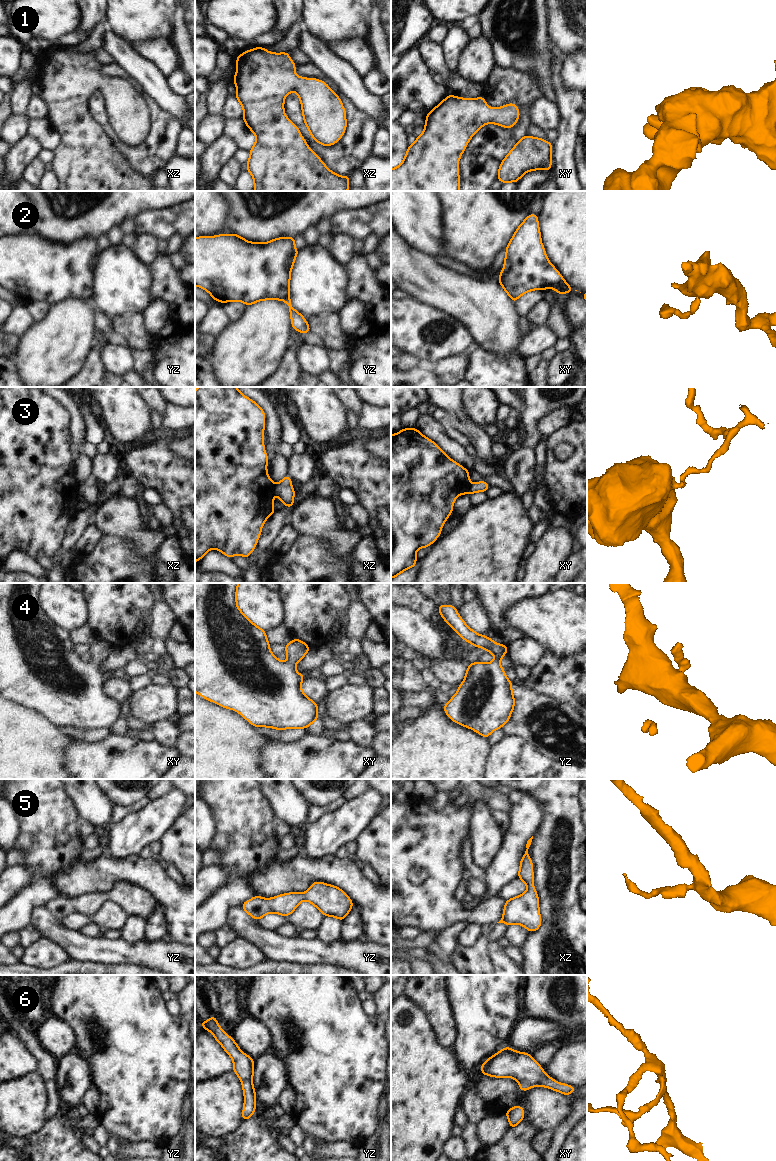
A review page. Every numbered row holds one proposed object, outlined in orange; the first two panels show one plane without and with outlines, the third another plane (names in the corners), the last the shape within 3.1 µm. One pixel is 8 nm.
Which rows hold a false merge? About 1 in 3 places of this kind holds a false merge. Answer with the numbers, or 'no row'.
2, 3

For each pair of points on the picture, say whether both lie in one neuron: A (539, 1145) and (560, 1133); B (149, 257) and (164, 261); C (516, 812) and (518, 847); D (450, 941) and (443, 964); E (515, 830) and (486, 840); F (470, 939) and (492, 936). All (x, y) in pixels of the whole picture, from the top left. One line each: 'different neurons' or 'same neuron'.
A: different neurons
B: different neurons
C: same neuron
D: same neuron
E: different neurons
F: different neurons

